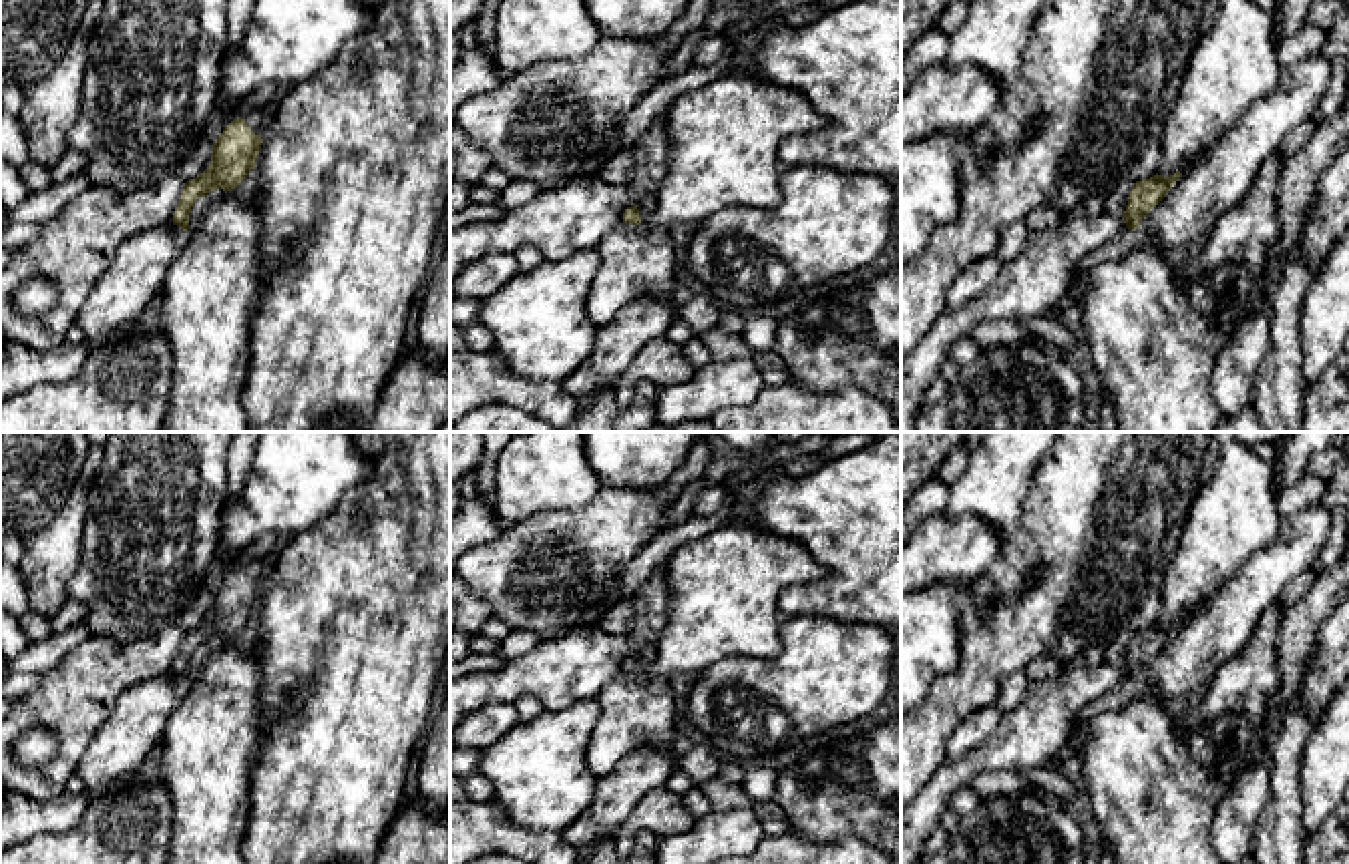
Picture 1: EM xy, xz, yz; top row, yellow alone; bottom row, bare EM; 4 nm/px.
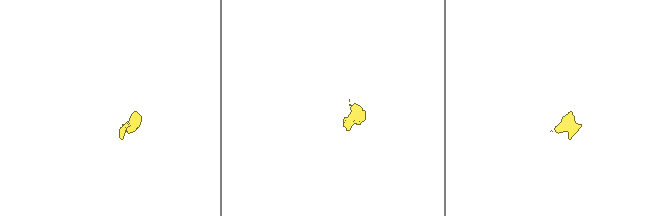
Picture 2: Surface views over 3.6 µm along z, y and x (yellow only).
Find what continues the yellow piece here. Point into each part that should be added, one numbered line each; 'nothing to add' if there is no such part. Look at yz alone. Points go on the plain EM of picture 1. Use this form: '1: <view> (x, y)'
nothing to add

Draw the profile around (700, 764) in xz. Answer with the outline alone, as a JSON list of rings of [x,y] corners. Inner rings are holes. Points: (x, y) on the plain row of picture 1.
[[[702,743],[678,758],[678,768],[688,774],[696,786],[702,786],[710,778],[718,776],[722,766],[724,760],[708,743]]]

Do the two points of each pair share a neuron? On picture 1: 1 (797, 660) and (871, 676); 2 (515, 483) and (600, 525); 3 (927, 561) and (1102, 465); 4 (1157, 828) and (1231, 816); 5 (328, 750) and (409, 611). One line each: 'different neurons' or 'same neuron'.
1: same neuron
2: different neurons
3: different neurons
4: different neurons
5: same neuron

